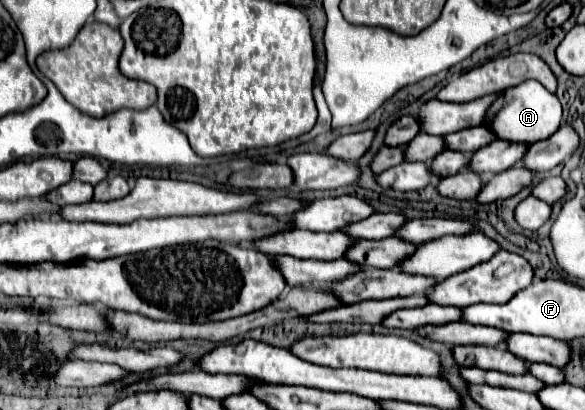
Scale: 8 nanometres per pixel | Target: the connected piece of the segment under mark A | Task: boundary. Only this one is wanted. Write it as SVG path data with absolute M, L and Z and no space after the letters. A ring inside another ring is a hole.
M528 79L516 87L510 87L508 91L500 91L496 97L496 103L492 103L492 107L488 109L488 115L484 117L482 125L488 127L492 135L496 135L496 139L502 139L508 143L532 145L556 133L556 129L560 127L560 119L562 119L562 107L558 97L538 81Z

